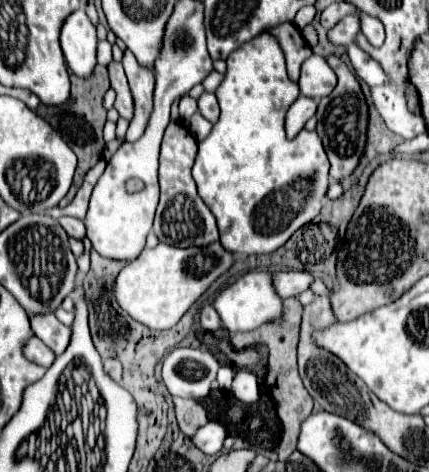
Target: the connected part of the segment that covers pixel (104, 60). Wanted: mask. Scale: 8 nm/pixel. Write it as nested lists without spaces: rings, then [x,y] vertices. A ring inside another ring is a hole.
[[[100,40],[98,42],[98,64],[108,66],[112,60],[112,50],[110,50],[110,42],[108,40]]]

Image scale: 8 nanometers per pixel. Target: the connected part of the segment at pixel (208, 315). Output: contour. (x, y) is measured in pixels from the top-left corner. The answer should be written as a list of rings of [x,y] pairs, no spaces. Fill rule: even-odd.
[[[202,304],[200,312],[198,312],[198,324],[200,324],[204,330],[218,330],[218,328],[220,328],[218,314],[216,314],[216,310],[214,310],[210,304]]]

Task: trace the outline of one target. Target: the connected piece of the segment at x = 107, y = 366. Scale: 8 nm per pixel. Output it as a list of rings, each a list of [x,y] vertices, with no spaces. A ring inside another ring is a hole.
[[[106,358],[106,360],[104,360],[104,372],[106,372],[114,382],[120,382],[120,380],[122,380],[120,362],[114,360],[114,358]]]

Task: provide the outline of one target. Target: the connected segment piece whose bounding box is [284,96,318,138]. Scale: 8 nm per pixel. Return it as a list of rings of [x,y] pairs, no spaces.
[[[306,96],[296,98],[296,102],[286,112],[286,126],[284,128],[286,128],[288,138],[294,138],[304,128],[308,118],[312,118],[316,114],[316,106],[318,104],[312,98],[306,98]]]

